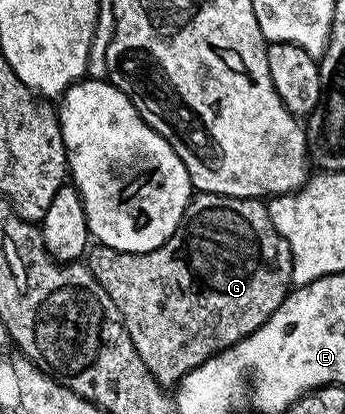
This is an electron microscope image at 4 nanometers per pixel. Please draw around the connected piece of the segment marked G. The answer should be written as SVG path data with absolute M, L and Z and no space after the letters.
M196 194L187 204L177 229L157 249L145 253L125 253L112 247L95 245L88 250L85 262L93 273L97 285L101 285L101 289L105 289L105 293L109 293L113 305L117 305L119 318L122 319L125 329L133 341L133 349L137 351L137 357L141 357L141 361L147 366L151 376L164 389L174 388L179 380L185 378L193 369L200 367L209 357L225 350L226 347L232 347L234 343L240 343L241 340L249 338L257 328L265 325L265 321L269 321L271 314L285 301L285 297L293 287L291 250L285 239L281 237L281 233L277 233L267 212L267 204L263 199L238 199L224 195Z

